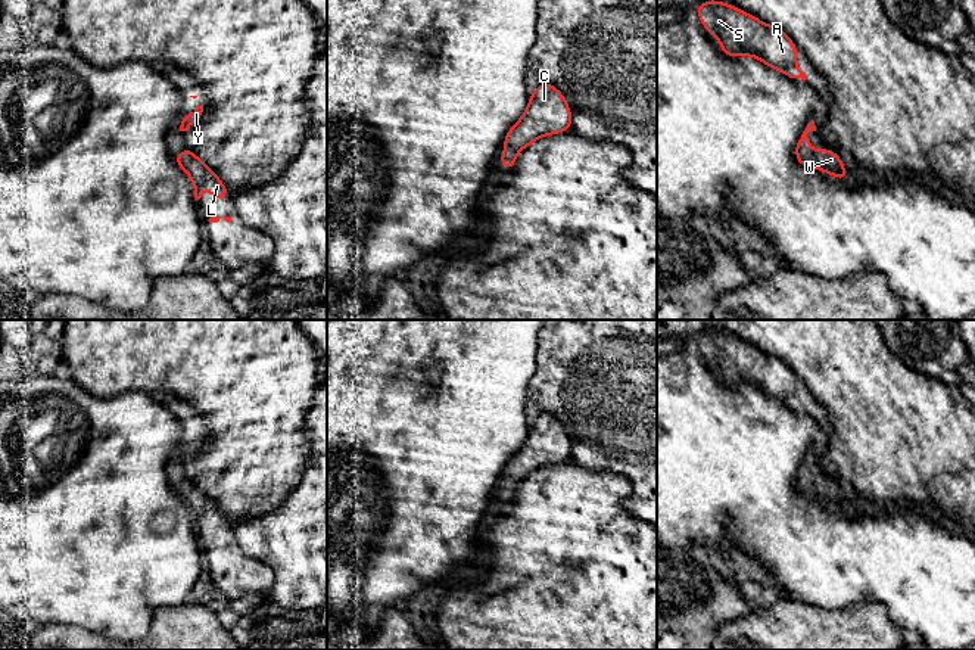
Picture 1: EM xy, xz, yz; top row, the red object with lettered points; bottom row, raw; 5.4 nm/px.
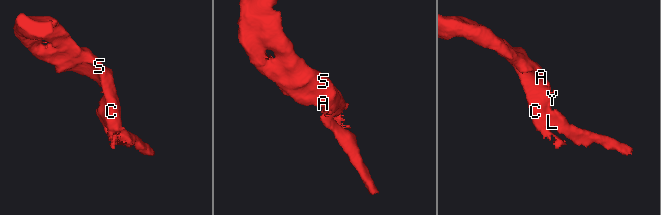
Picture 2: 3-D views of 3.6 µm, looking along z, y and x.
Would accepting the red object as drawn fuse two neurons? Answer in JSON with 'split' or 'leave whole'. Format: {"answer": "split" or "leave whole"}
{"answer": "leave whole"}

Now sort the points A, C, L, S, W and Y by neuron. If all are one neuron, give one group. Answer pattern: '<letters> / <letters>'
A C L S W Y

